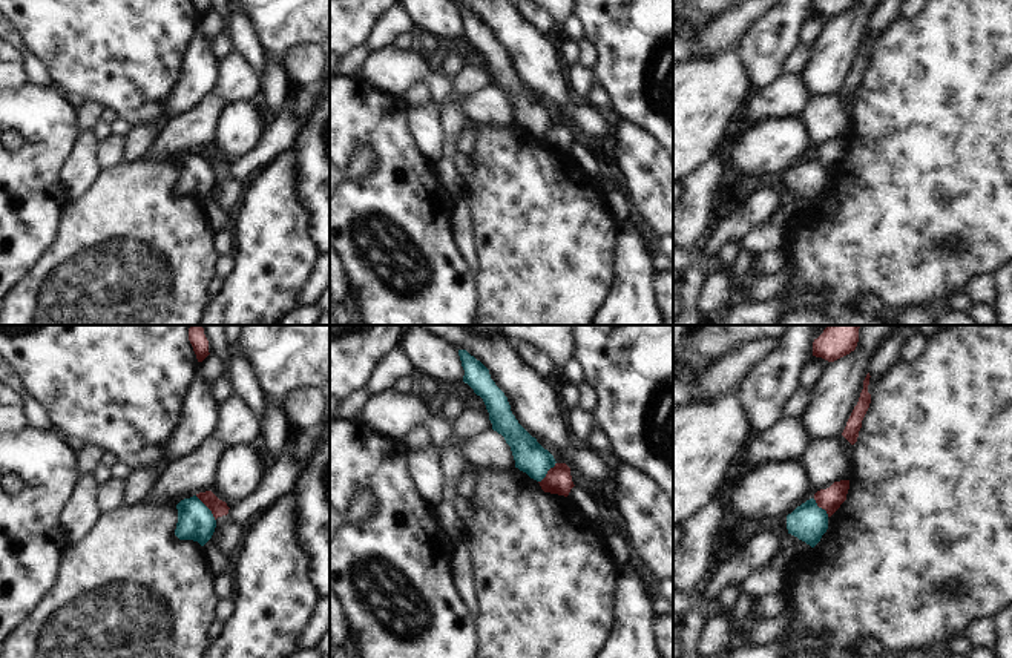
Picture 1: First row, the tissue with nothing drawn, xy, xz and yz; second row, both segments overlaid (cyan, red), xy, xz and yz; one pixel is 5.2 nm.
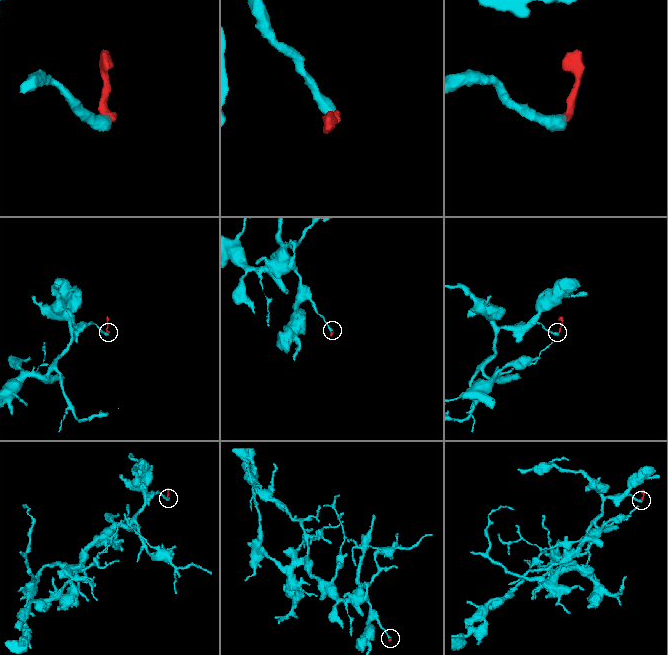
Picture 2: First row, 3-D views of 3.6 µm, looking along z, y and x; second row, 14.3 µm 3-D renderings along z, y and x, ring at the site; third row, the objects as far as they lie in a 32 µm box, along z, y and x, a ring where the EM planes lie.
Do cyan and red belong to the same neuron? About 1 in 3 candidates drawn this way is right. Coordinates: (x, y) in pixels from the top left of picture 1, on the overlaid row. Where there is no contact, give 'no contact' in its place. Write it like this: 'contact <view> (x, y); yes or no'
contact xy (207, 508); no

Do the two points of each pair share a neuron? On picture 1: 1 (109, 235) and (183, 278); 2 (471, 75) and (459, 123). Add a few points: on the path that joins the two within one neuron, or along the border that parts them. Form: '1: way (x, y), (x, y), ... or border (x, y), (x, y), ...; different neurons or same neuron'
1: way (128, 253), (152, 278), (164, 278); same neuron
2: way (460, 88), (454, 100), (454, 111); same neuron

